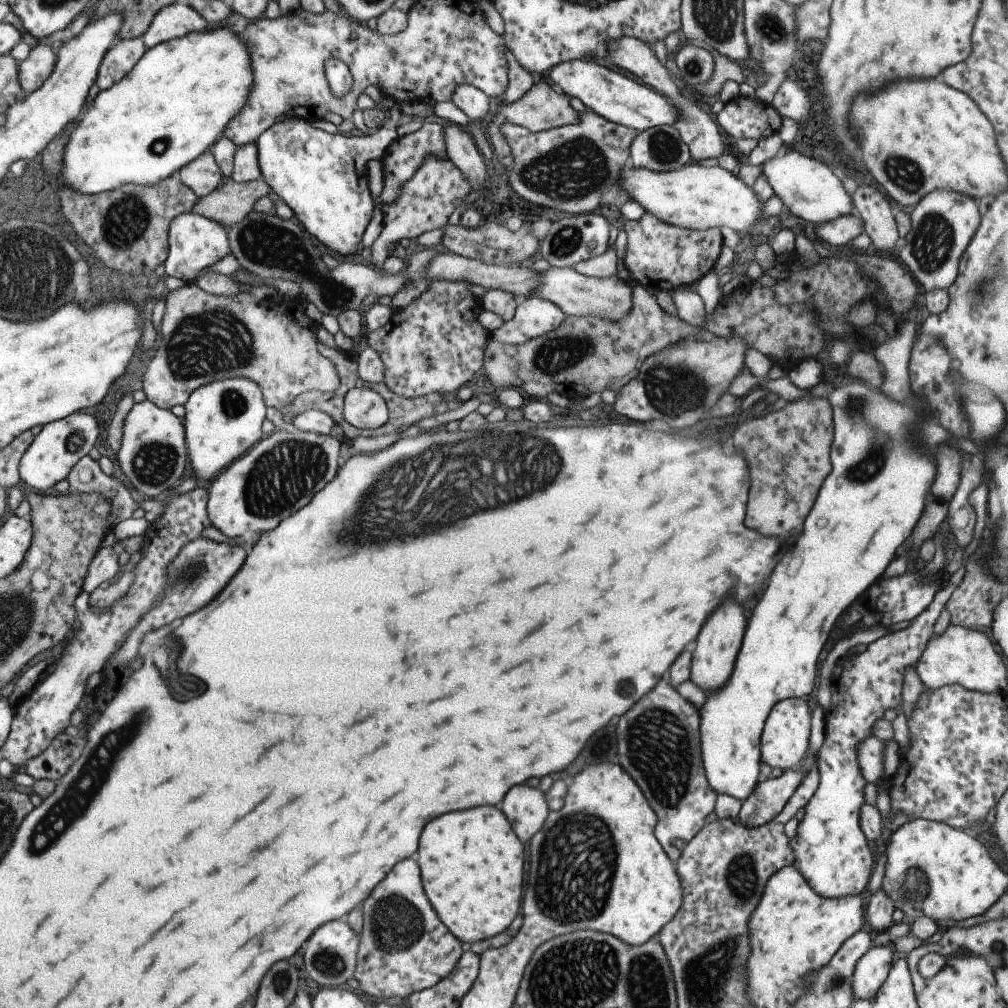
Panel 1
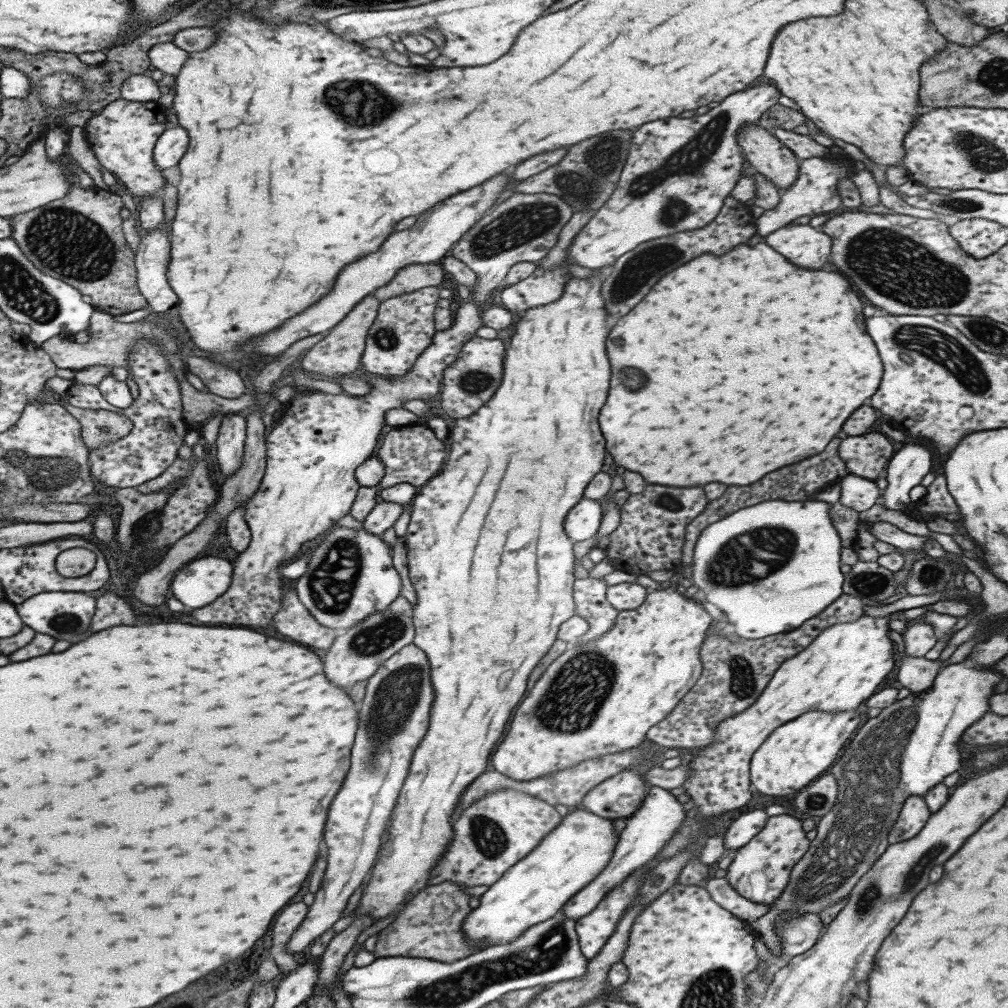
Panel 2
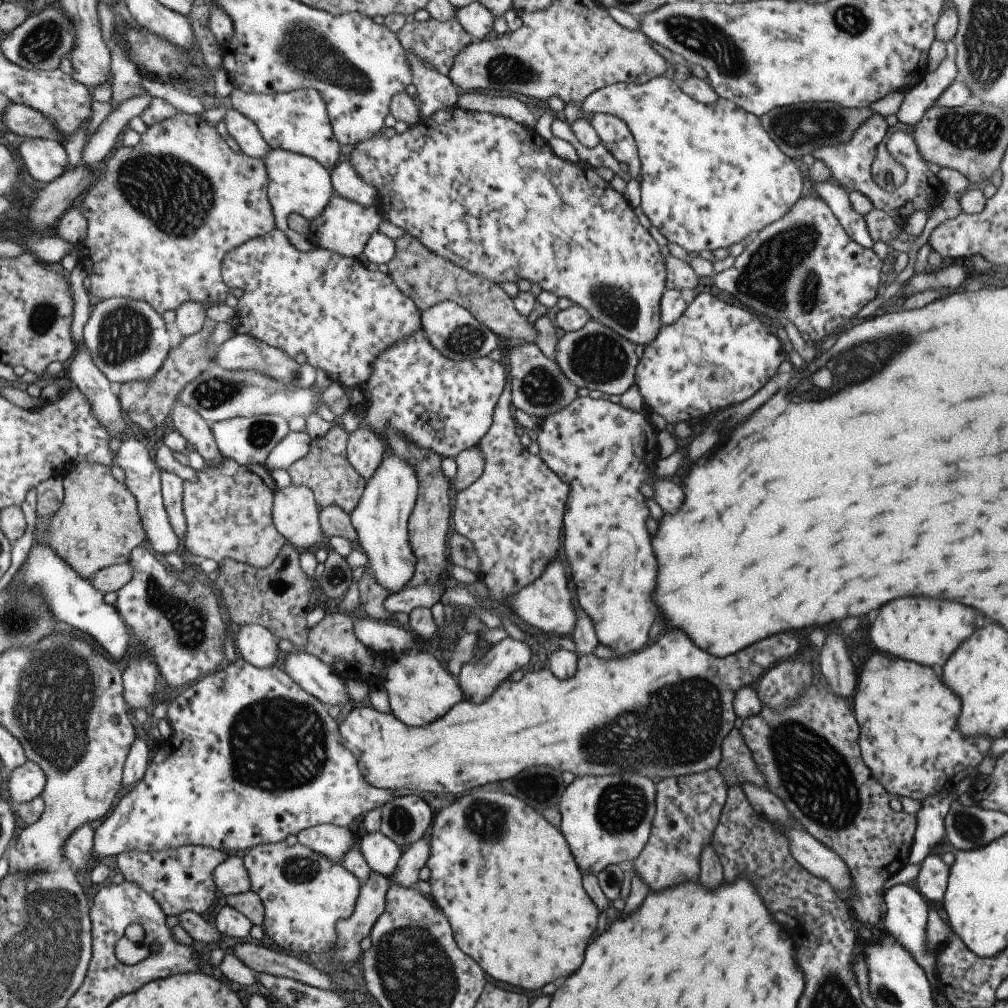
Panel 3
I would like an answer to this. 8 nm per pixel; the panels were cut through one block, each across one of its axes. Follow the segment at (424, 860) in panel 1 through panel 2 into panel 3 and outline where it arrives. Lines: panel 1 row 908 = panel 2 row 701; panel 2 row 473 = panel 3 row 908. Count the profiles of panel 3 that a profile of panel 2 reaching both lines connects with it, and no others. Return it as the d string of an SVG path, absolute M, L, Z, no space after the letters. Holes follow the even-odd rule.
M476 788L476 790L470 790L470 794L463 795L462 798L458 798L448 807L443 808L438 813L436 812L428 834L430 834L430 858L426 860L425 867L430 870L428 878L430 898L450 921L454 940L462 952L476 960L492 980L506 982L506 984L522 988L522 990L540 990L548 982L556 982L558 978L568 978L570 974L574 974L580 968L582 958L584 958L584 950L586 950L588 940L592 938L592 934L598 926L600 914L598 914L596 904L590 900L590 896L582 888L583 880L580 878L580 868L578 868L569 844L566 842L566 837L560 829L554 828L554 825L550 824L541 813L536 812L534 808L524 804L522 800L510 796L510 794L504 794L498 790L494 792L494 790L486 790L486 788L482 788L482 790Z

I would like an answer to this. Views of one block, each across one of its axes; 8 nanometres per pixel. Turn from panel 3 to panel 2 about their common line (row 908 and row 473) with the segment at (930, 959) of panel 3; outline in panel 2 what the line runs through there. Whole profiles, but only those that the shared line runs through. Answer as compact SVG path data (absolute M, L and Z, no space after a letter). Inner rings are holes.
M903 443L897 447L886 467L888 486L882 491L886 508L905 510L911 501L910 491L932 470L934 454L930 451L920 443Z

